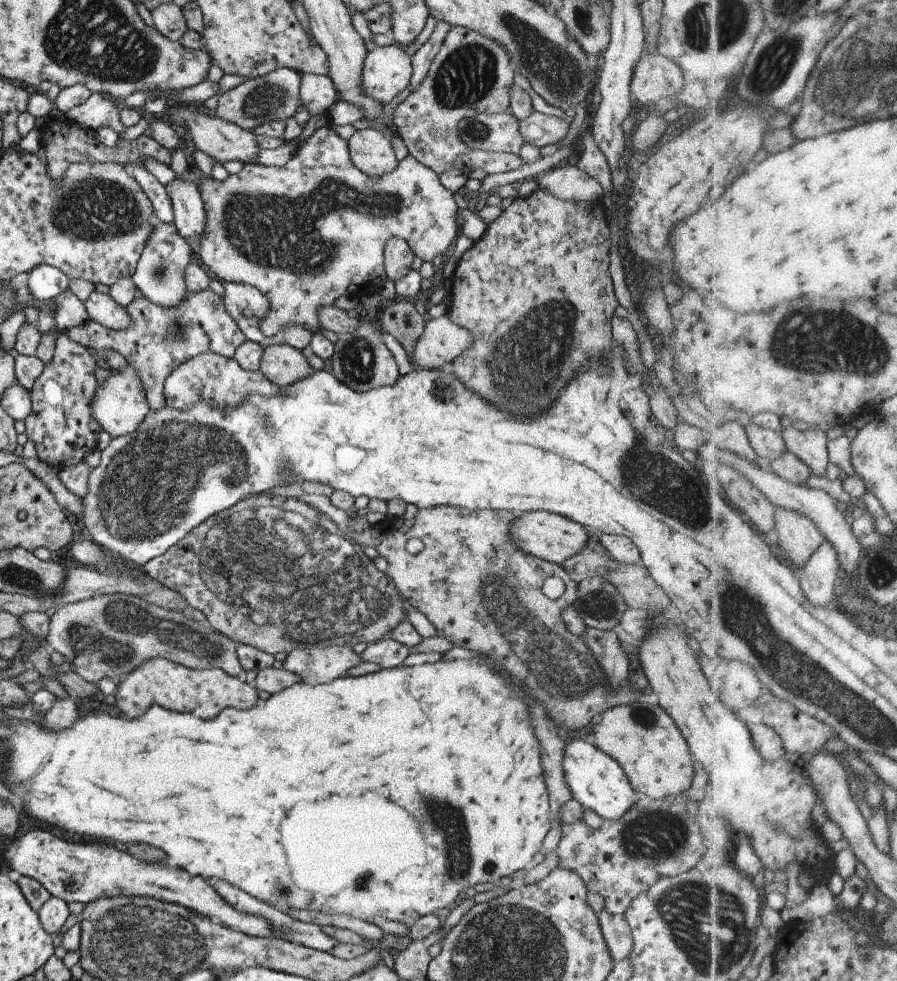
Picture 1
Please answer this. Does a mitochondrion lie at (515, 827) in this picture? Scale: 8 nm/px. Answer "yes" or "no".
no

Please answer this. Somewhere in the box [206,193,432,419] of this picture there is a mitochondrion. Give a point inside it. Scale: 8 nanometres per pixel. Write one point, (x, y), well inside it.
(357, 361)

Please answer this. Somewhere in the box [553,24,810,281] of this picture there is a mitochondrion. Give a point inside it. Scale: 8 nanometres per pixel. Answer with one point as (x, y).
(773, 65)

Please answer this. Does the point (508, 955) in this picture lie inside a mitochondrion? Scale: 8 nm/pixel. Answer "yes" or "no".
yes

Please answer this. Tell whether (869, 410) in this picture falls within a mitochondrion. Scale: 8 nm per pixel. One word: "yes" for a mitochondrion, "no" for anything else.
no

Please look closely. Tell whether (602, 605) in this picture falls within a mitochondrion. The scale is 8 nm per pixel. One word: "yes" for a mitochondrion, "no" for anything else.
yes

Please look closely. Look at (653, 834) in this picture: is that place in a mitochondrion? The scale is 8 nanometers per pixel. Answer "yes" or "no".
yes

